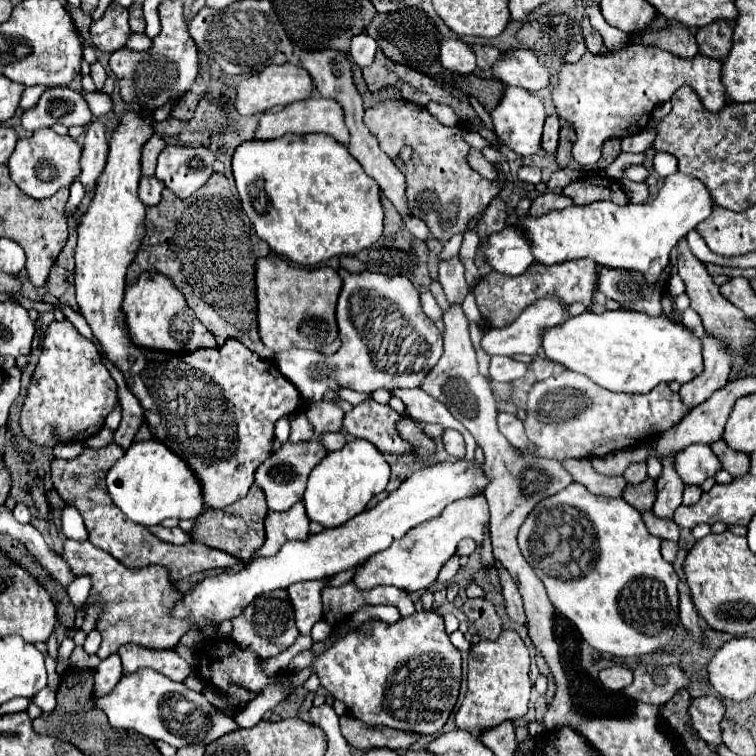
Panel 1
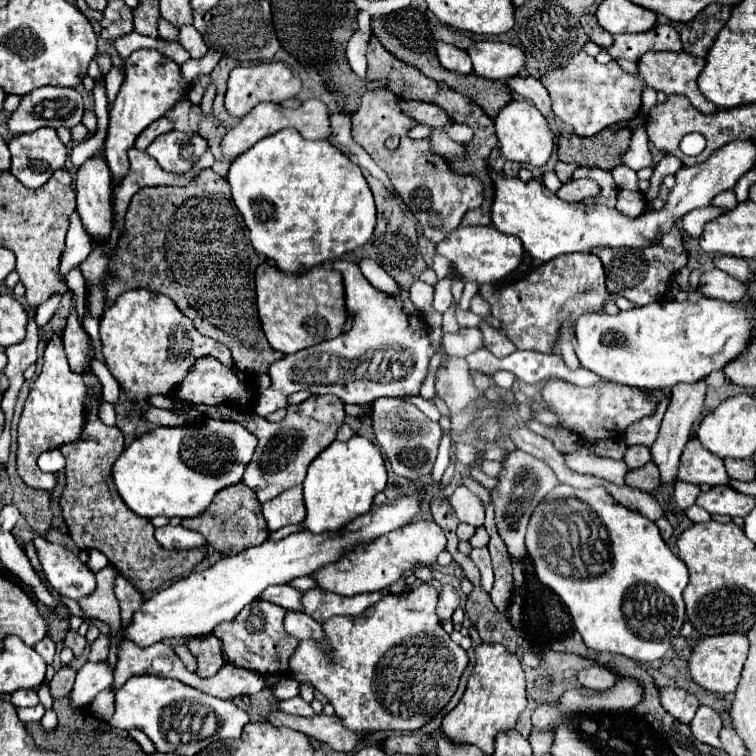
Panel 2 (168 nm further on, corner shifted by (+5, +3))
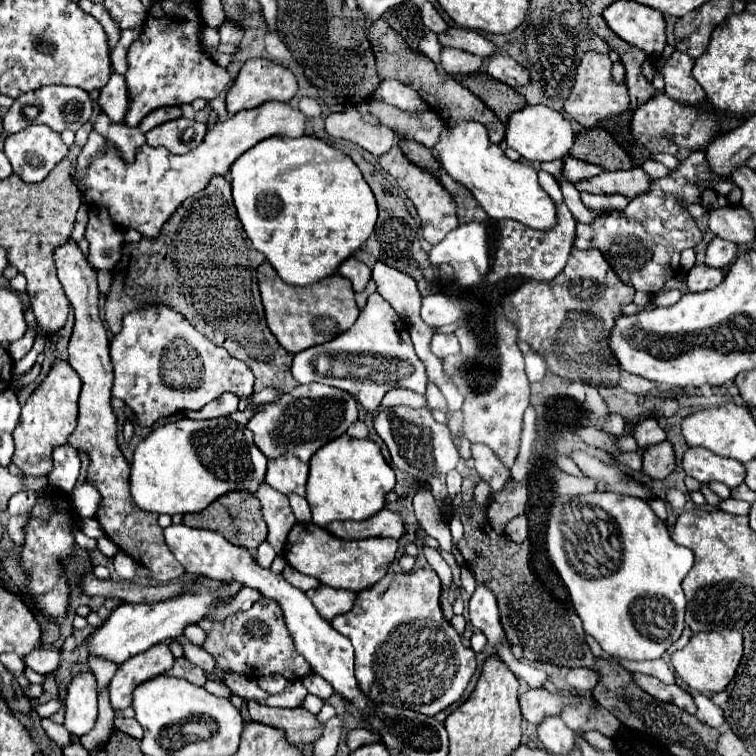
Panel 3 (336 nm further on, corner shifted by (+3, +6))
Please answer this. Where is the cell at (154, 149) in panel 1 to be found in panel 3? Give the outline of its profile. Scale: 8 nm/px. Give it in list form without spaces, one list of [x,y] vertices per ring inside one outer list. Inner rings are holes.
[[[161,107],[157,111],[151,111],[151,115],[147,115],[147,119],[143,119],[143,123],[139,123],[139,129],[143,133],[147,133],[153,127],[157,127],[159,123],[173,121],[173,119],[179,119],[179,117],[181,117],[181,109],[179,107]]]

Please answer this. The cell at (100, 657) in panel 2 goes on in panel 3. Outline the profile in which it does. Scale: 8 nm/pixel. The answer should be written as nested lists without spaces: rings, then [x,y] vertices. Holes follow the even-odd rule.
[[[89,655],[87,667],[95,673],[97,683],[99,683],[99,691],[109,685],[111,677],[113,677],[115,671],[117,671],[117,665],[115,665],[115,663],[111,663],[109,659],[103,659],[103,657],[99,657],[99,655]]]

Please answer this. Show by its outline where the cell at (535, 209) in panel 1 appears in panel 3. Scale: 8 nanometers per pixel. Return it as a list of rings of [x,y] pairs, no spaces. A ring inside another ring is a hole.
[[[629,169],[629,171],[605,171],[599,177],[591,177],[591,179],[583,179],[579,183],[575,183],[575,189],[579,193],[587,191],[587,193],[621,193],[629,199],[633,199],[635,195],[647,191],[651,183],[651,177],[641,169]]]

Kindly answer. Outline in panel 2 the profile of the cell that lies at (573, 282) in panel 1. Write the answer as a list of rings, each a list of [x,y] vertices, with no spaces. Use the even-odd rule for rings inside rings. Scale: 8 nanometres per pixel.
[[[565,254],[541,264],[515,284],[505,288],[485,284],[479,292],[491,304],[491,314],[503,322],[505,334],[517,348],[545,354],[553,352],[563,320],[569,320],[571,326],[575,326],[575,320],[581,314],[601,312],[603,304],[611,300],[605,286],[603,264],[593,254]]]

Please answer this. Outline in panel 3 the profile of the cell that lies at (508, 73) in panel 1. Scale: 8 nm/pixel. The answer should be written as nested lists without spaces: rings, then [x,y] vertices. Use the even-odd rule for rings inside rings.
[[[451,27],[447,31],[447,35],[439,35],[439,41],[443,47],[455,47],[455,49],[463,49],[467,53],[479,55],[481,59],[489,59],[493,55],[499,53],[499,47],[495,43],[491,43],[489,39],[485,39],[483,35],[471,31],[471,29],[455,29]]]

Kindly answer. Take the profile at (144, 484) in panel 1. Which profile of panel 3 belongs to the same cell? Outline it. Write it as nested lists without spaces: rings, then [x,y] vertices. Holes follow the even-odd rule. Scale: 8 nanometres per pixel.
[[[229,417],[209,421],[179,419],[165,423],[145,437],[131,463],[131,497],[149,513],[199,513],[229,491],[255,493],[265,479],[267,459],[255,447],[253,433]]]

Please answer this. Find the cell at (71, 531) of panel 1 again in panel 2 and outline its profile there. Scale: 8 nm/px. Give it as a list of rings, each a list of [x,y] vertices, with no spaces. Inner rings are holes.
[[[89,550],[89,562],[87,566],[93,570],[93,572],[99,572],[101,568],[105,568],[109,564],[109,560],[99,552],[99,550]]]

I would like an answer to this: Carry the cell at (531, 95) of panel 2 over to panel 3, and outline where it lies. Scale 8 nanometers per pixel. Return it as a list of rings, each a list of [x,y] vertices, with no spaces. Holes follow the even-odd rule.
[[[495,55],[495,59],[489,59],[487,73],[491,77],[495,77],[497,81],[503,81],[505,85],[513,87],[513,89],[517,89],[517,83],[519,85],[529,85],[533,81],[531,79],[531,71],[521,67],[509,55]]]

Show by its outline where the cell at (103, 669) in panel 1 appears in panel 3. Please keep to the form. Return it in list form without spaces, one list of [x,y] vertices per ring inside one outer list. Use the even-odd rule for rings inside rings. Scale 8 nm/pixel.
[[[81,671],[71,679],[65,707],[67,731],[79,737],[91,731],[97,719],[97,681],[91,671]]]

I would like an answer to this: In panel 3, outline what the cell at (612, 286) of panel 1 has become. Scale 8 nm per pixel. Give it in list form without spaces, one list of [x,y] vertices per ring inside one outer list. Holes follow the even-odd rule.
[[[693,151],[667,177],[653,179],[651,187],[643,195],[631,199],[623,211],[613,211],[589,225],[577,223],[575,247],[599,249],[613,265],[615,275],[635,291],[645,291],[649,295],[659,293],[665,283],[679,273],[681,251],[695,247],[703,239],[703,233],[695,225],[693,217],[677,205],[679,199],[687,203],[699,203],[701,189],[695,185],[699,179],[715,179],[707,167],[705,151]],[[639,259],[645,259],[645,265],[641,265],[643,261]]]

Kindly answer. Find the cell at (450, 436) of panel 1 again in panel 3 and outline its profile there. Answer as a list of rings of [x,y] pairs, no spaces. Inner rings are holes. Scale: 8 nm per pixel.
[[[471,445],[471,457],[475,461],[475,471],[493,485],[493,491],[501,491],[509,479],[509,471],[495,459],[495,453],[487,445]]]

